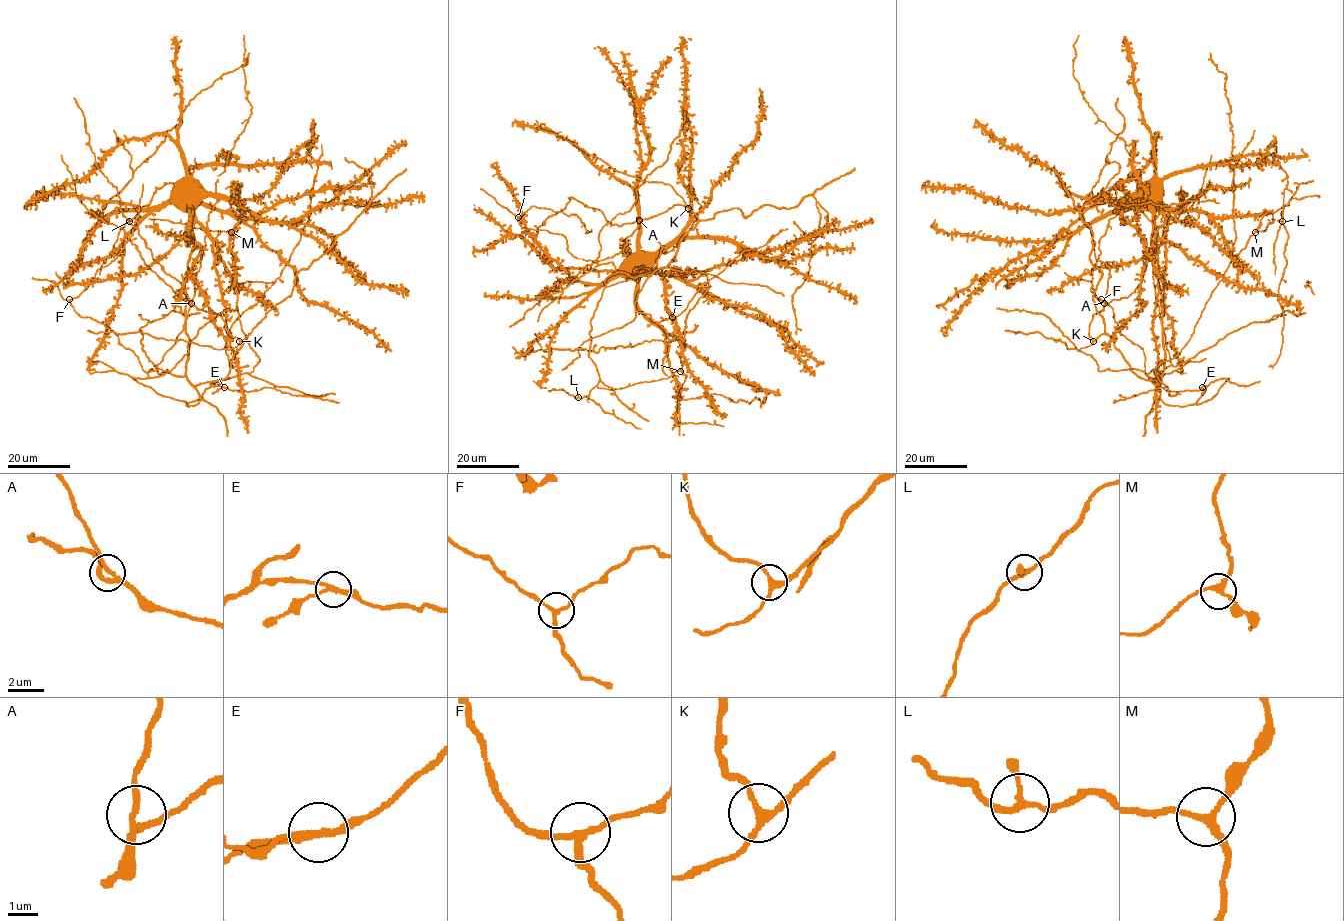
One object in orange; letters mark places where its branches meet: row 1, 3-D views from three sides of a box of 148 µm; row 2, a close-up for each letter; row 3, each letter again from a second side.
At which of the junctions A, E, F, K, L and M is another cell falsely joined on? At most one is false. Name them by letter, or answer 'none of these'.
E

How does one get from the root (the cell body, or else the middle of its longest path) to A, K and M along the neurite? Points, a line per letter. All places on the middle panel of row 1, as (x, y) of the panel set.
A: (633, 257), (648, 270), (686, 273), (669, 263), (698, 223), (679, 204), (639, 220)
K: (633, 257), (648, 270), (667, 274), (674, 268), (686, 273), (669, 263), (681, 238), (698, 223), (688, 208)
M: (633, 257), (643, 267), (662, 277), (667, 311), (678, 328), (678, 334), (685, 340), (680, 352), (680, 371)

